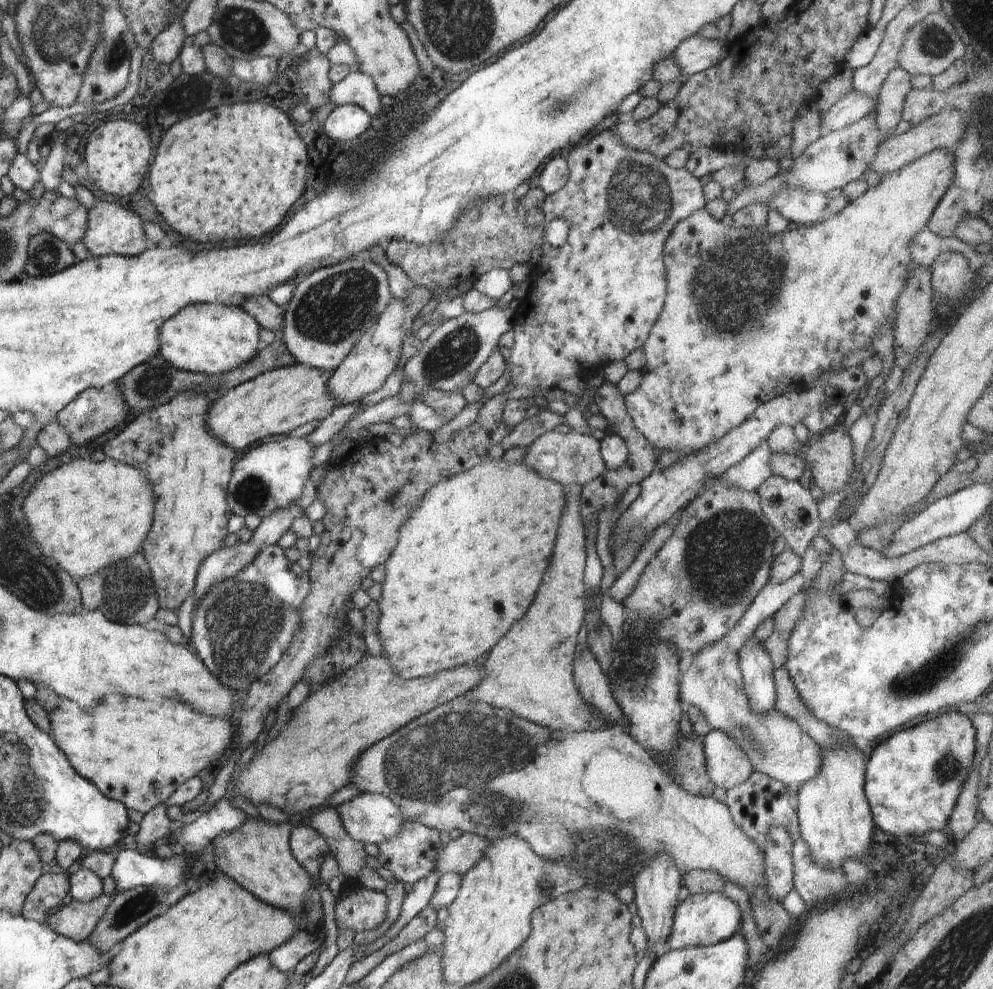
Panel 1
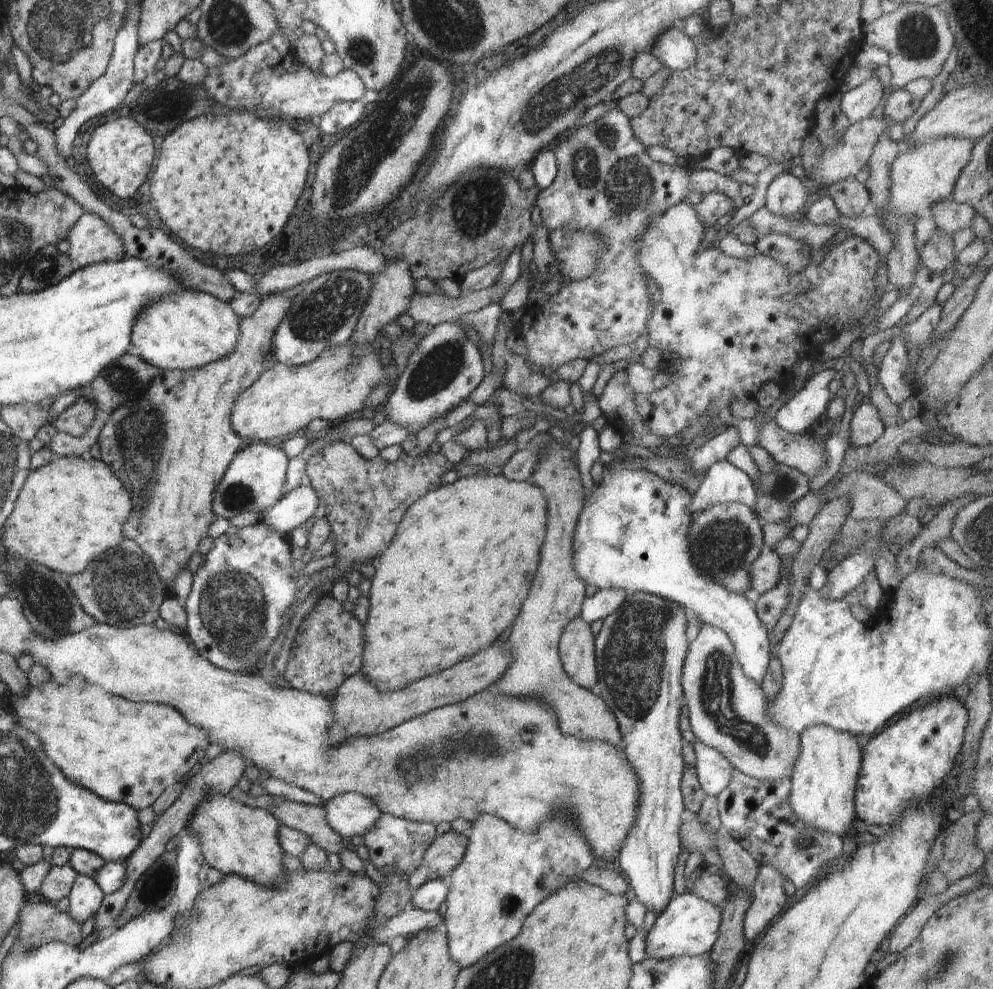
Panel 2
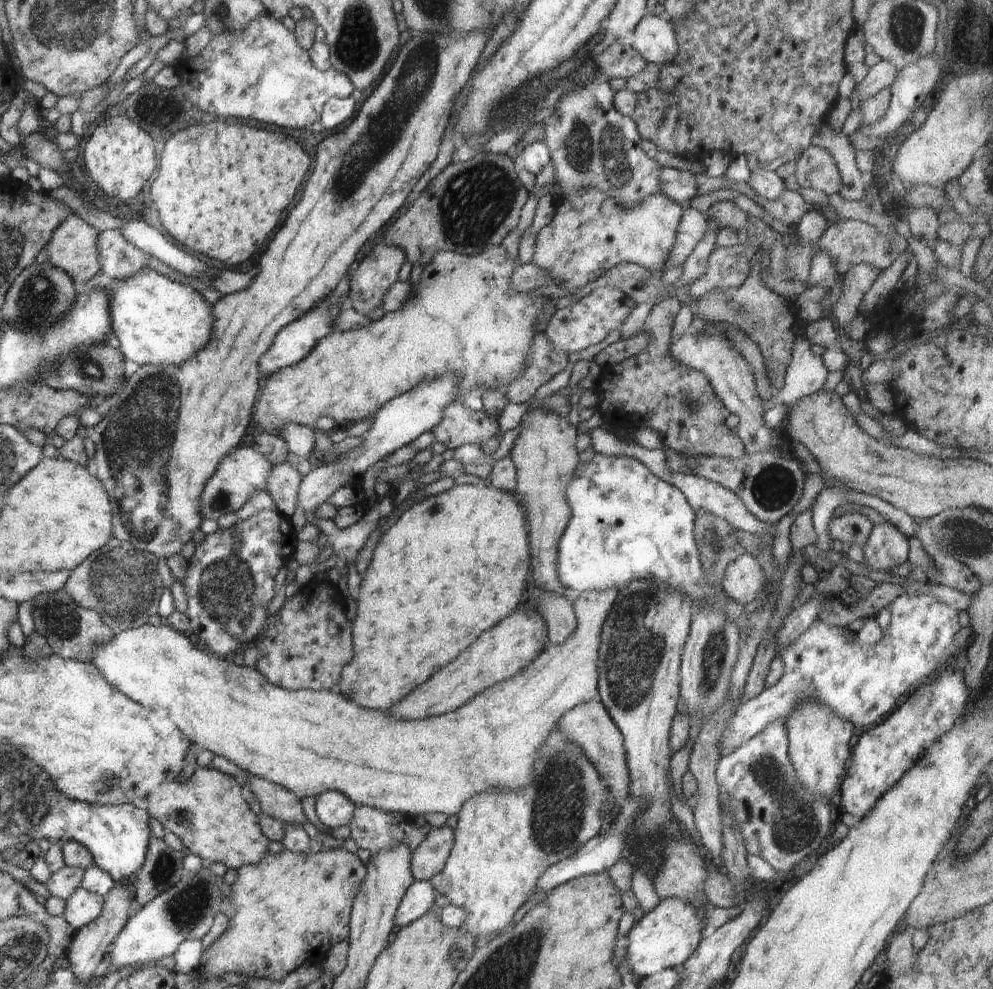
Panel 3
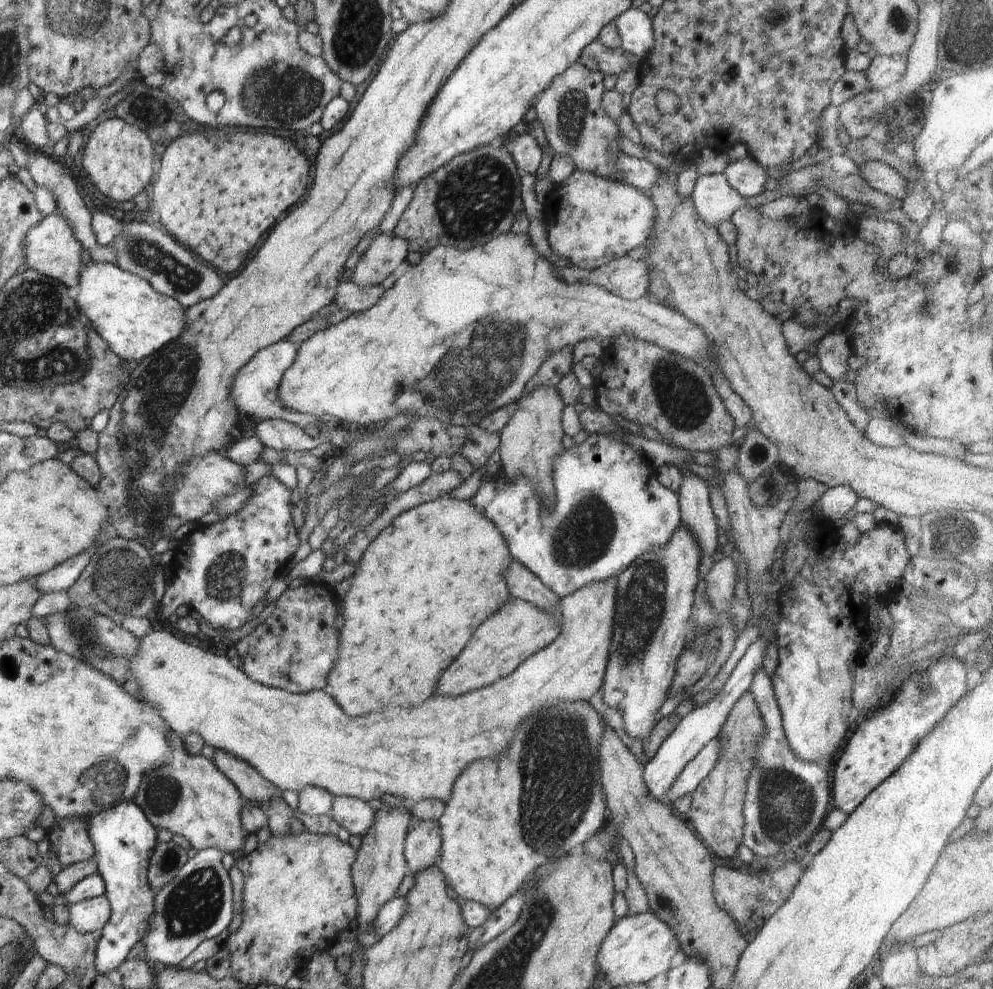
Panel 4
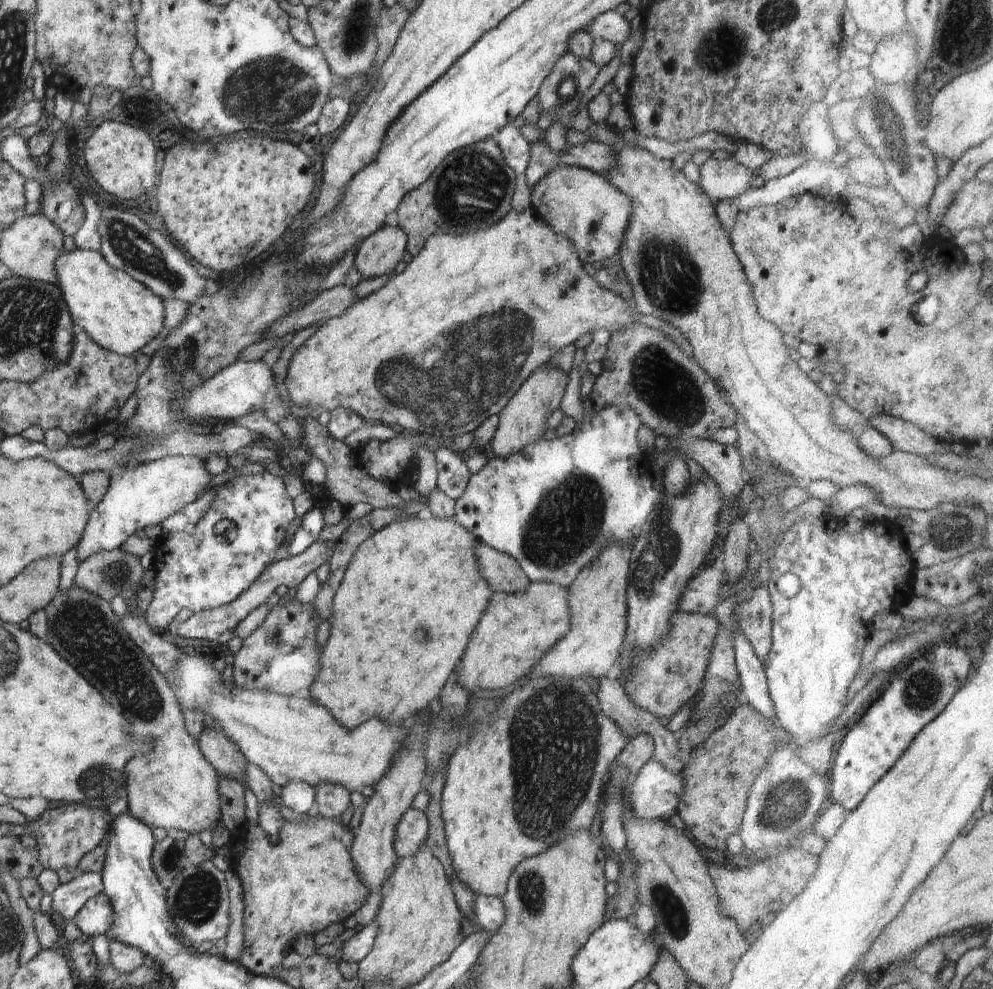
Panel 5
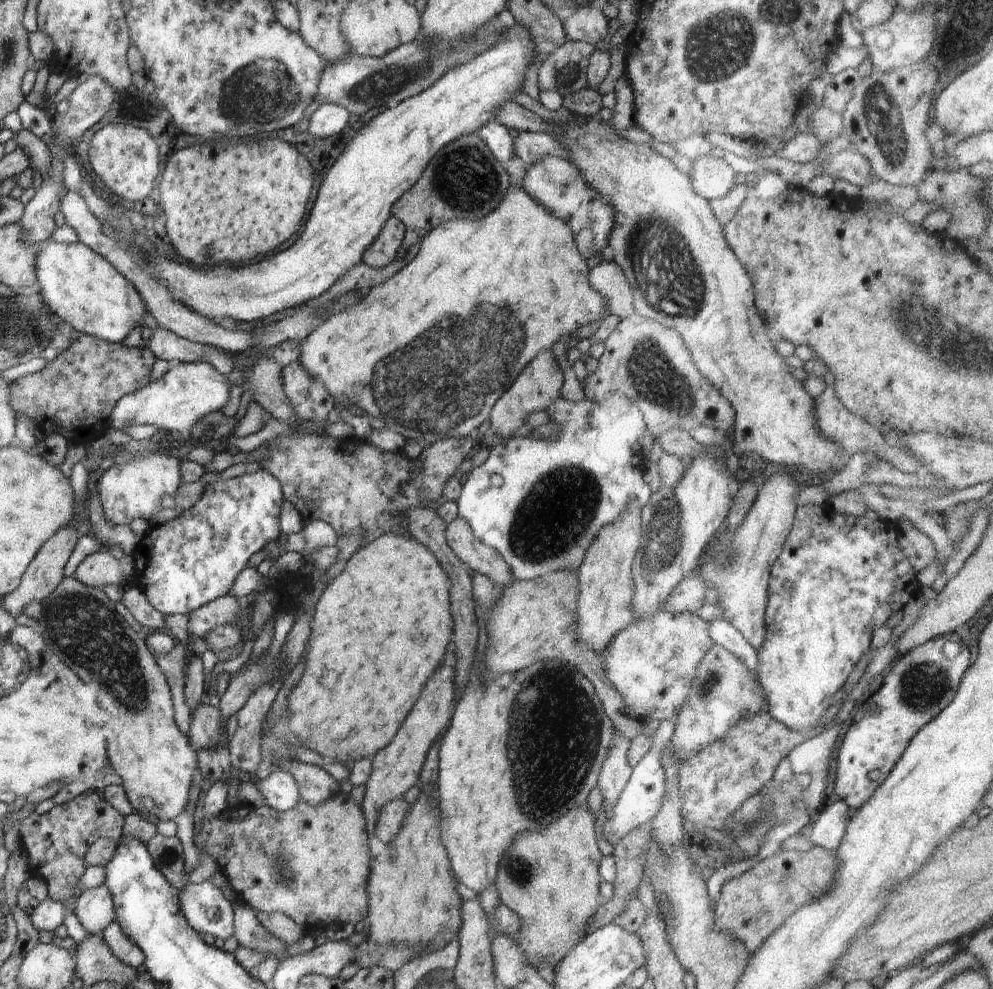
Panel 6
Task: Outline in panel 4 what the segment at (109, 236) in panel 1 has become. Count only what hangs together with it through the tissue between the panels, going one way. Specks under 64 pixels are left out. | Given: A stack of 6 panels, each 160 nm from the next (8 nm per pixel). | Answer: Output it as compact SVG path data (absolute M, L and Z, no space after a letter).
M54 213L45 216L41 223L32 227L25 236L25 263L30 269L54 277L54 280L61 281L69 288L78 284L79 272L82 268L81 249L82 246L73 234L69 220L60 213Z

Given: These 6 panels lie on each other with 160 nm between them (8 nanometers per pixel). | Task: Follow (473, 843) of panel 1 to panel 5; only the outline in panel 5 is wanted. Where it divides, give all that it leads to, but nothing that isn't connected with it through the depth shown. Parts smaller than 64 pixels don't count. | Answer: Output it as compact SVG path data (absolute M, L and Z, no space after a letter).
M408 808L408 812L404 812L402 820L396 826L396 838L394 838L394 850L400 858L408 858L414 856L420 846L426 844L428 838L428 818L424 812L416 810L416 808Z

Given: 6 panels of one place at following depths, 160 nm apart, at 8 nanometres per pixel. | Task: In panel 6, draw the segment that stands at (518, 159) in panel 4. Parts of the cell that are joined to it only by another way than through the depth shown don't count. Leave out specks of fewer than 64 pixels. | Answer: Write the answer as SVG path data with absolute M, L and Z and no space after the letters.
M494 118L486 121L486 124L483 124L477 133L484 140L495 159L500 161L500 164L506 166L510 159L516 158L514 152L514 133L505 126L502 126Z

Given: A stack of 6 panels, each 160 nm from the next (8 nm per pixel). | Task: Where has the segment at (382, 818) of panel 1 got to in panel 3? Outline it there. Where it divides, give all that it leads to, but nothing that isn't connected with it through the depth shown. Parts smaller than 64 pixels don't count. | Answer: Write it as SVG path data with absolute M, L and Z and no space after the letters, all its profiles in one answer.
M322 791L315 798L314 808L318 820L326 830L348 824L353 810L356 808L340 791Z

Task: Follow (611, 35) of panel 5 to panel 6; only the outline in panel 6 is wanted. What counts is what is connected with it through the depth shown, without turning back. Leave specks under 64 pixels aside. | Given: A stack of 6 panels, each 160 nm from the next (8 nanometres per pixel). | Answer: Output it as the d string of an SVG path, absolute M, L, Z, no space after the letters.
M594 7L577 9L563 22L570 41L584 41L595 48L600 40L608 36L608 24L607 16Z

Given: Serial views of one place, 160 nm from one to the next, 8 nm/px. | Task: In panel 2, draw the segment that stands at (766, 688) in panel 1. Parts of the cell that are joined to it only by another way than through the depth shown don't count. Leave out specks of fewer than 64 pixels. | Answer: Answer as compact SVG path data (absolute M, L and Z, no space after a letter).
M605 467L603 470L602 478L599 485L594 483L591 488L588 498L585 498L582 512L578 517L576 528L573 532L573 567L576 574L581 577L585 584L590 584L594 588L602 589L620 589L623 591L640 591L641 593L648 593L651 595L658 595L660 598L675 602L679 604L684 610L689 612L689 616L692 620L700 620L701 623L708 623L709 625L720 627L732 641L735 648L735 657L738 659L740 666L743 668L743 673L751 678L756 684L758 684L767 671L770 659L772 658L769 648L771 647L769 641L769 634L766 626L763 625L762 620L758 618L755 611L755 603L753 600L746 598L742 593L731 591L726 588L722 583L713 581L710 577L707 577L702 568L691 559L691 540L689 539L689 530L694 514L691 514L691 495L684 487L675 485L674 483L665 481L657 474L647 471L646 469L631 469L620 467L614 469Z

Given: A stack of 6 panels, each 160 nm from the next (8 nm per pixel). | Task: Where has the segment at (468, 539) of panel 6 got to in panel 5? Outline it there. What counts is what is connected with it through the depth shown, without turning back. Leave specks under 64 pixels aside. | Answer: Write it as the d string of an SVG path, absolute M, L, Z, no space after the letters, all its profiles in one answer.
M479 541L474 548L474 554L480 566L482 578L495 592L516 594L516 592L524 592L531 583L520 568L520 564L512 556L492 549Z

